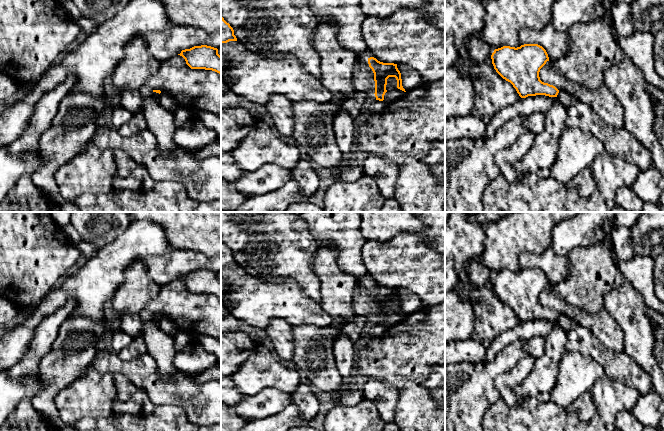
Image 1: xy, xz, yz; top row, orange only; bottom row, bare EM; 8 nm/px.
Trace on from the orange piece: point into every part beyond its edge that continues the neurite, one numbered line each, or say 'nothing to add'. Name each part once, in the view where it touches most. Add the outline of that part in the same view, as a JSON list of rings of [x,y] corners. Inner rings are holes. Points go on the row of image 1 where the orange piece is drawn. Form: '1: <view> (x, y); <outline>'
nothing to add

